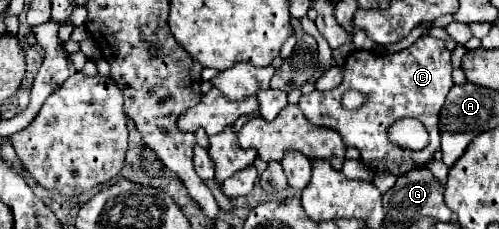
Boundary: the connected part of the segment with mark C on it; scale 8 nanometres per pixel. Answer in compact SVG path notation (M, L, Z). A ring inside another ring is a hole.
M419 37L409 49L381 55L371 51L353 51L345 61L345 77L343 83L331 91L313 91L303 95L299 107L305 117L319 127L335 129L347 147L357 147L361 151L361 159L373 171L391 171L395 175L403 175L413 167L421 167L433 159L433 153L440 149L439 116L445 103L445 97L453 85L451 79L451 53L441 39ZM347 91L361 91L367 101L359 109L345 109L341 99ZM413 117L419 119L427 133L429 145L425 151L405 151L393 141L389 141L389 125L397 119Z

